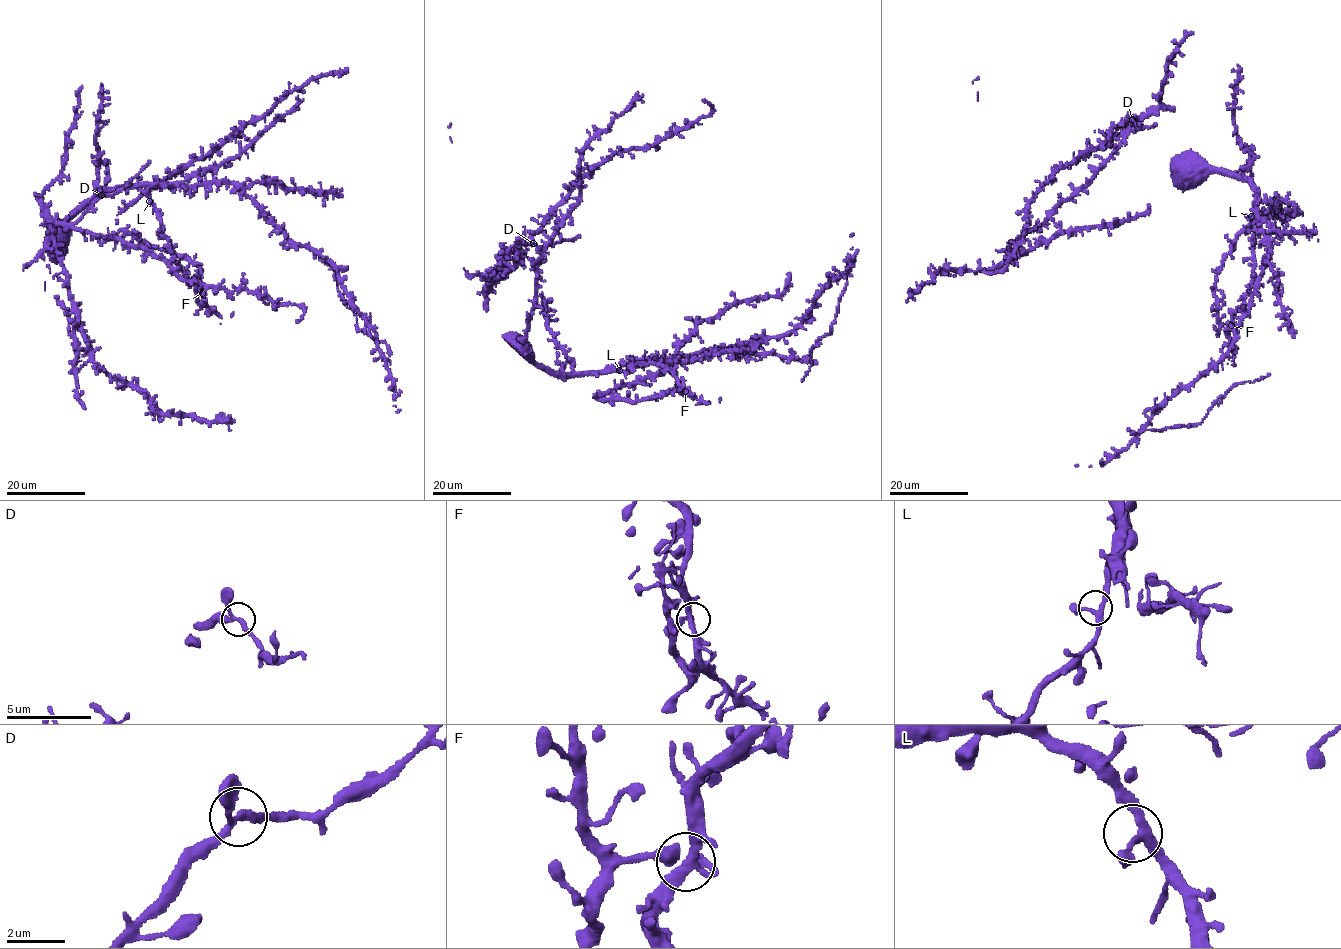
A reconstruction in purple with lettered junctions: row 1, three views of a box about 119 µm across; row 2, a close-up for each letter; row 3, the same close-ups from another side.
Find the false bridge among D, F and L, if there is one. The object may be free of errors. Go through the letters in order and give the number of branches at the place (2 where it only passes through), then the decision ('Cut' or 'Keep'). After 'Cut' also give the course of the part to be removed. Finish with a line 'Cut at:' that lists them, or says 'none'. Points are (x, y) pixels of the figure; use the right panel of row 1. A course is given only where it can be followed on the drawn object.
D: Branches: 3. Keep
F: Branches: 3. Keep
L: Branches: 3. Keep
Cut at: none

